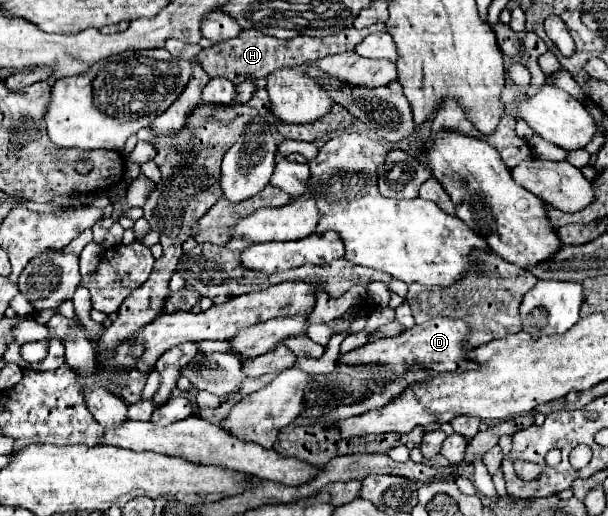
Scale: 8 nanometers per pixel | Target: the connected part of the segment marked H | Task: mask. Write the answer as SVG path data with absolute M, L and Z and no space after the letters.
M384 22L376 23L368 28L356 30L356 28L348 28L340 34L334 36L324 36L324 38L308 38L308 36L300 36L300 38L292 38L292 40L278 40L266 34L260 34L260 30L244 30L240 36L224 40L212 48L202 50L196 58L202 62L202 68L208 72L210 78L216 76L224 76L228 80L232 80L236 86L240 82L244 82L248 76L250 78L264 78L270 72L274 72L280 66L294 66L306 60L318 60L330 54L340 54L346 50L354 50L354 46L370 32L383 31L387 32Z

